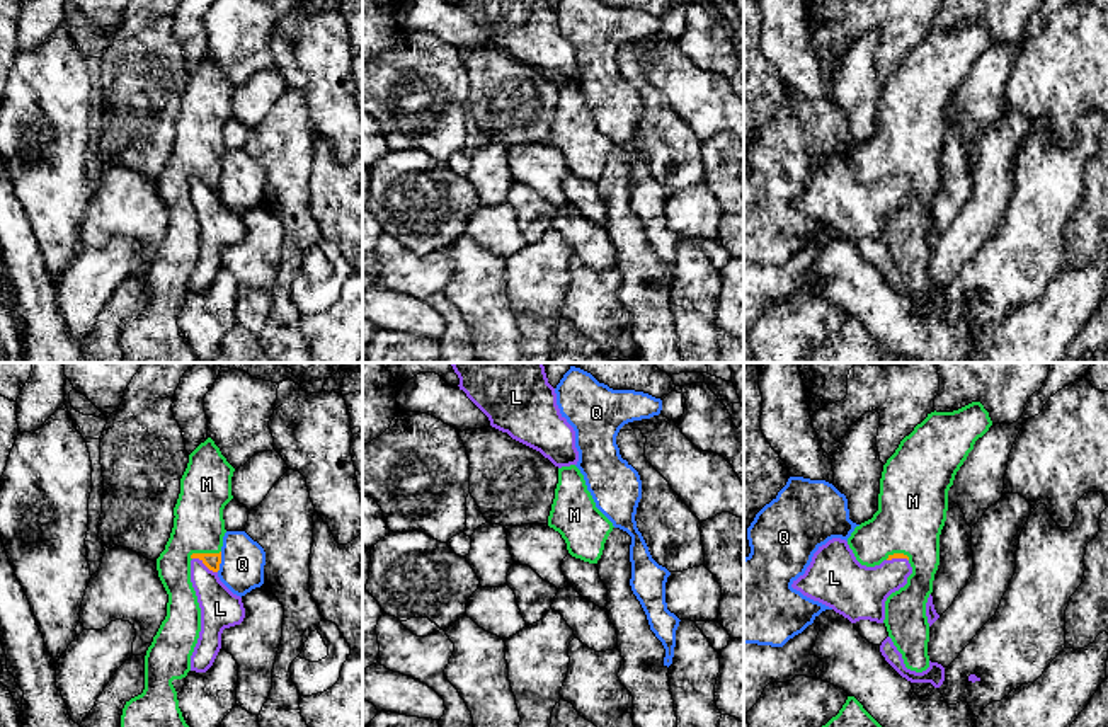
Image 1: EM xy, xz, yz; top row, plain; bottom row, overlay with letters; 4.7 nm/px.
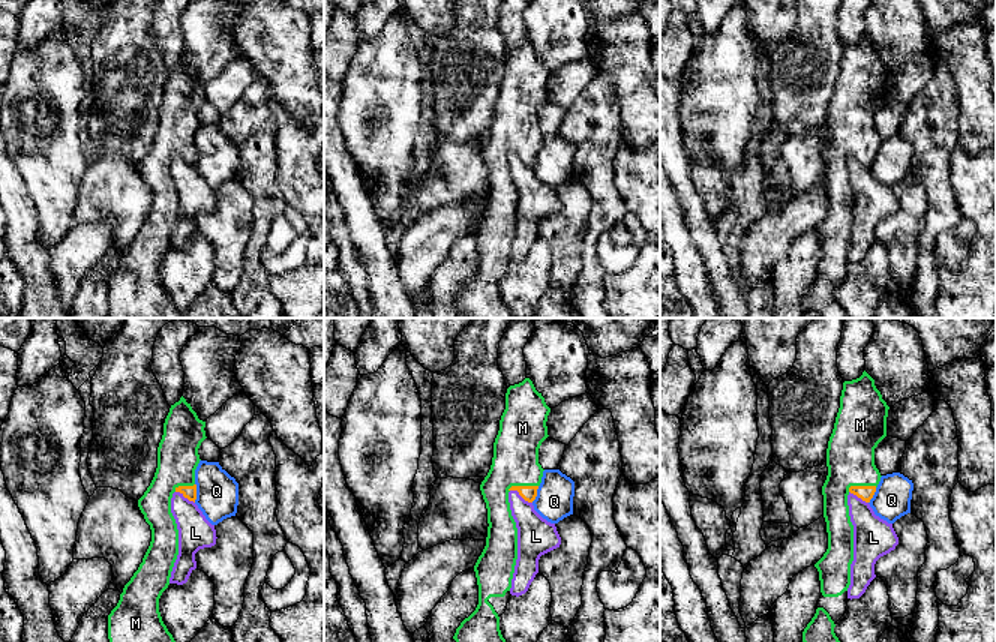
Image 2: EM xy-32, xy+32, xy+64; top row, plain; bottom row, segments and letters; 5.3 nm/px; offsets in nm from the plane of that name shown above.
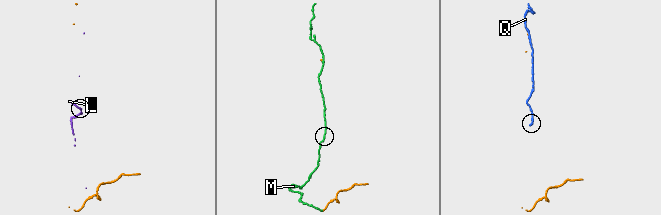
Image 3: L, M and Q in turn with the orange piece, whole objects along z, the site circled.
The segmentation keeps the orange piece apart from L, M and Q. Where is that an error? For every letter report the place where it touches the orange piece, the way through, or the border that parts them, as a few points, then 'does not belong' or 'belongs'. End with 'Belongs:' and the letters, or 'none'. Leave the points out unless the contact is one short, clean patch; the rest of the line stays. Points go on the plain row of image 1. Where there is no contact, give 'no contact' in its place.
L: meets orange in xy at (205, 183); border along xy (193, 176), (198, 176), (217, 191); does not belong
M: meets orange in xy at (205, 172); belongs
Q: meets orange in xy at (220, 181); border along xy (222, 171), (222, 181), (217, 189); does not belong
Belongs: M

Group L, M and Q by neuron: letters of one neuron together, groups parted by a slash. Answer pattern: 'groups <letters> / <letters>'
groups L / M / Q

